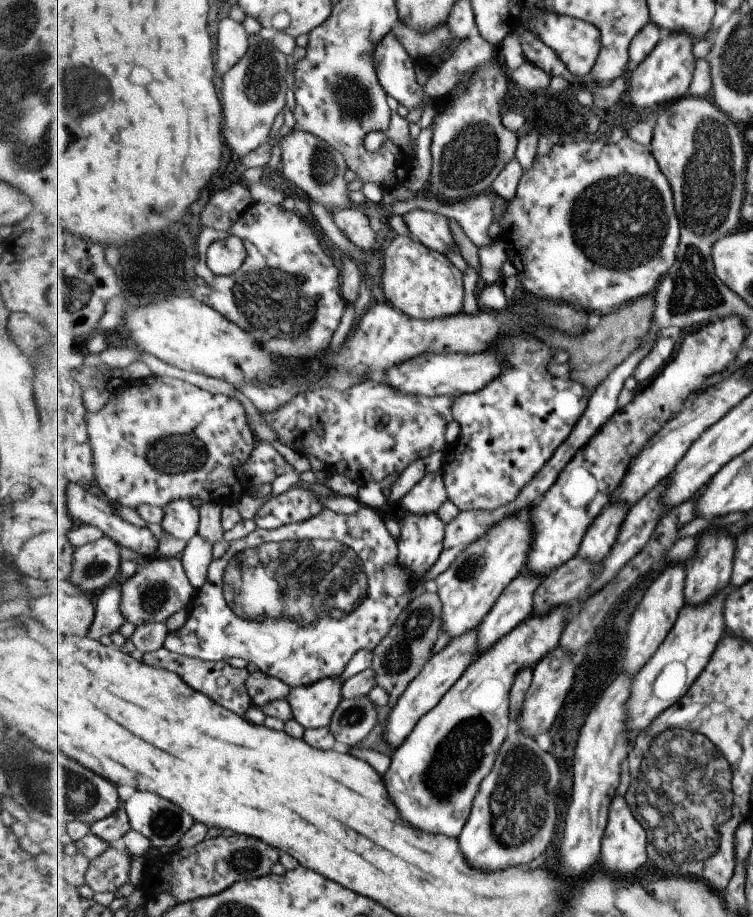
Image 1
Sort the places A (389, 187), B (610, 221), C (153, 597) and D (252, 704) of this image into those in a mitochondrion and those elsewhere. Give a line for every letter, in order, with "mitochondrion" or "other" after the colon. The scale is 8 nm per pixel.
A: other
B: mitochondrion
C: mitochondrion
D: other

